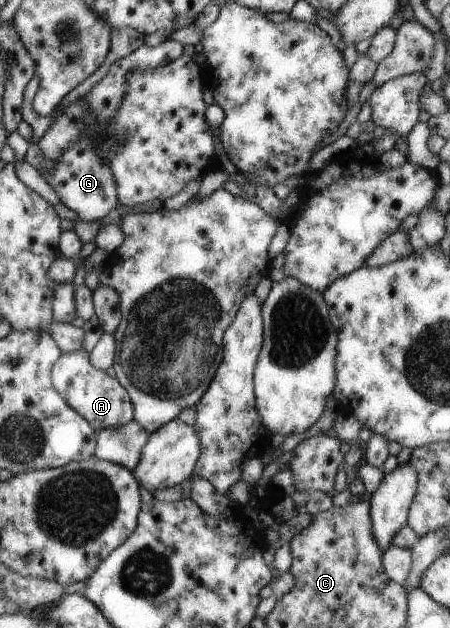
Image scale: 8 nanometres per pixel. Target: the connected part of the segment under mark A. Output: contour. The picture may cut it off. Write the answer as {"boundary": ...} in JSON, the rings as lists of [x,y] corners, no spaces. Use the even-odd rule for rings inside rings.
{"boundary":[[[82,345],[75,351],[61,352],[50,372],[52,388],[64,399],[66,406],[80,415],[92,430],[119,427],[133,420],[133,408],[128,393],[116,379],[90,364],[89,353]]]}

